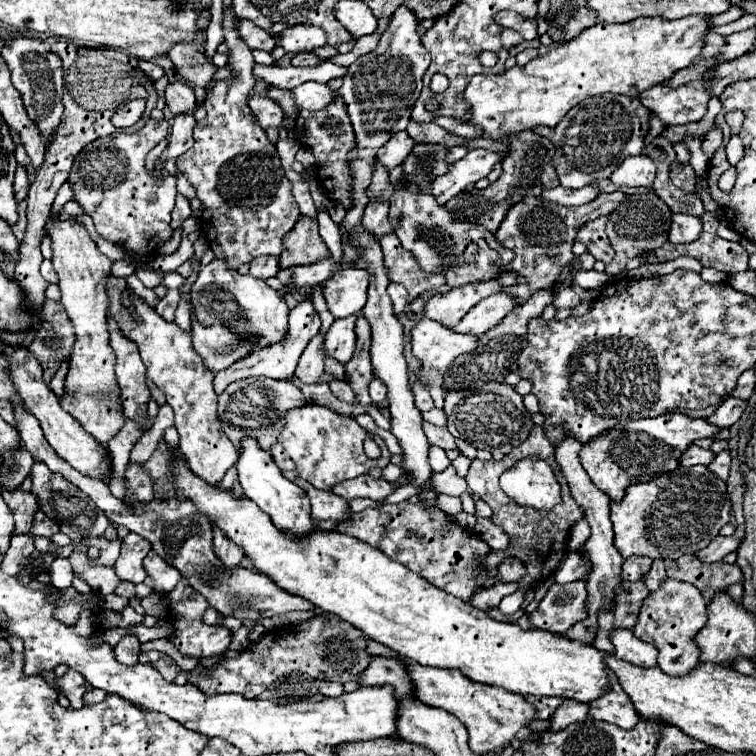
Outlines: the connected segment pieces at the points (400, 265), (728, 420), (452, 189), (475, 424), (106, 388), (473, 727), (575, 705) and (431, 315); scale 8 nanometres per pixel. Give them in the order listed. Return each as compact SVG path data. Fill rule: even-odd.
M394 233L384 235L380 239L382 253L384 253L384 265L388 269L388 277L392 283L400 283L408 291L408 303L412 303L418 295L432 287L444 285L442 275L426 275L420 271L416 259L412 253L402 249L398 237Z
M728 397L728 399L716 409L716 413L714 413L708 421L728 429L730 425L734 425L734 423L740 419L740 415L744 413L746 405L748 405L748 401L742 401L742 399L738 399L738 397Z
M474 149L464 159L460 159L454 165L450 165L450 171L446 175L436 177L430 193L436 197L438 203L446 203L452 197L456 197L466 185L476 183L478 179L488 177L488 173L498 163L502 163L504 157L506 155L504 153L498 153L498 151Z
M490 381L466 391L448 389L444 397L444 413L448 415L448 431L454 437L464 439L476 449L500 449L504 455L510 449L516 449L522 441L526 441L530 429L534 429L532 413L524 407L522 395L518 395L512 385L498 381Z
M50 213L46 221L46 231L52 239L52 265L60 277L58 283L62 291L60 301L76 331L76 343L70 355L70 371L66 375L66 393L60 399L60 405L74 419L78 419L92 437L106 445L124 425L122 405L116 393L118 391L114 375L116 357L114 351L110 349L110 337L106 329L108 297L104 289L112 261L98 251L84 223L76 221L76 217L62 219L60 213Z
M412 663L408 667L408 673L414 683L416 697L422 703L440 707L466 725L470 735L470 749L478 755L502 751L506 745L510 745L510 741L522 727L528 727L532 721L536 721L536 711L532 703L528 703L522 695L514 695L492 685L478 685L476 681L470 681L466 675L458 671L422 667L418 663Z
M564 699L564 703L556 709L554 717L550 719L550 727L546 731L562 731L566 729L568 725L572 723L578 723L578 721L586 721L588 719L588 711L590 711L590 705L588 703L580 703L580 701L572 701L572 699Z
M508 273L508 277L490 279L486 283L470 283L462 287L454 287L444 295L434 295L424 307L428 319L442 323L444 327L454 327L458 321L484 297L502 291L504 287L518 281L518 275Z

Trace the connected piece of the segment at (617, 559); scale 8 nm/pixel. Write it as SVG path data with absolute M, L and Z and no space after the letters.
M564 437L558 445L556 445L556 463L562 469L562 475L570 487L570 493L574 497L574 501L584 509L584 515L590 523L592 535L584 545L586 555L590 557L594 569L586 581L588 587L588 619L578 621L576 625L572 625L564 635L568 639L580 641L584 645L592 645L596 639L596 631L598 631L598 613L600 611L610 611L614 607L614 593L618 593L620 585L622 585L622 563L624 557L618 553L618 549L614 549L614 533L612 533L612 521L610 521L610 499L604 493L598 493L598 489L594 489L590 477L586 475L586 471L582 469L580 461L578 461L578 451L580 451L582 443L576 437Z

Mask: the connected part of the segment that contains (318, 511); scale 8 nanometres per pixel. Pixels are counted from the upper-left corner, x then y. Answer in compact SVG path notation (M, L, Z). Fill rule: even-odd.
M294 479L296 485L300 485L306 495L310 497L312 503L312 519L314 521L324 521L324 519L334 519L334 521L344 521L350 515L350 505L346 499L334 495L332 491L320 491L314 489L310 483L302 481L302 479Z

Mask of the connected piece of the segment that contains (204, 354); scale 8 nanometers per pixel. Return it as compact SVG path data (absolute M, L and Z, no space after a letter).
M190 315L192 319L192 335L194 335L194 349L204 359L206 367L214 373L220 369L226 369L234 361L246 357L252 351L252 343L242 341L236 333L222 325L202 327L196 319L196 315Z

